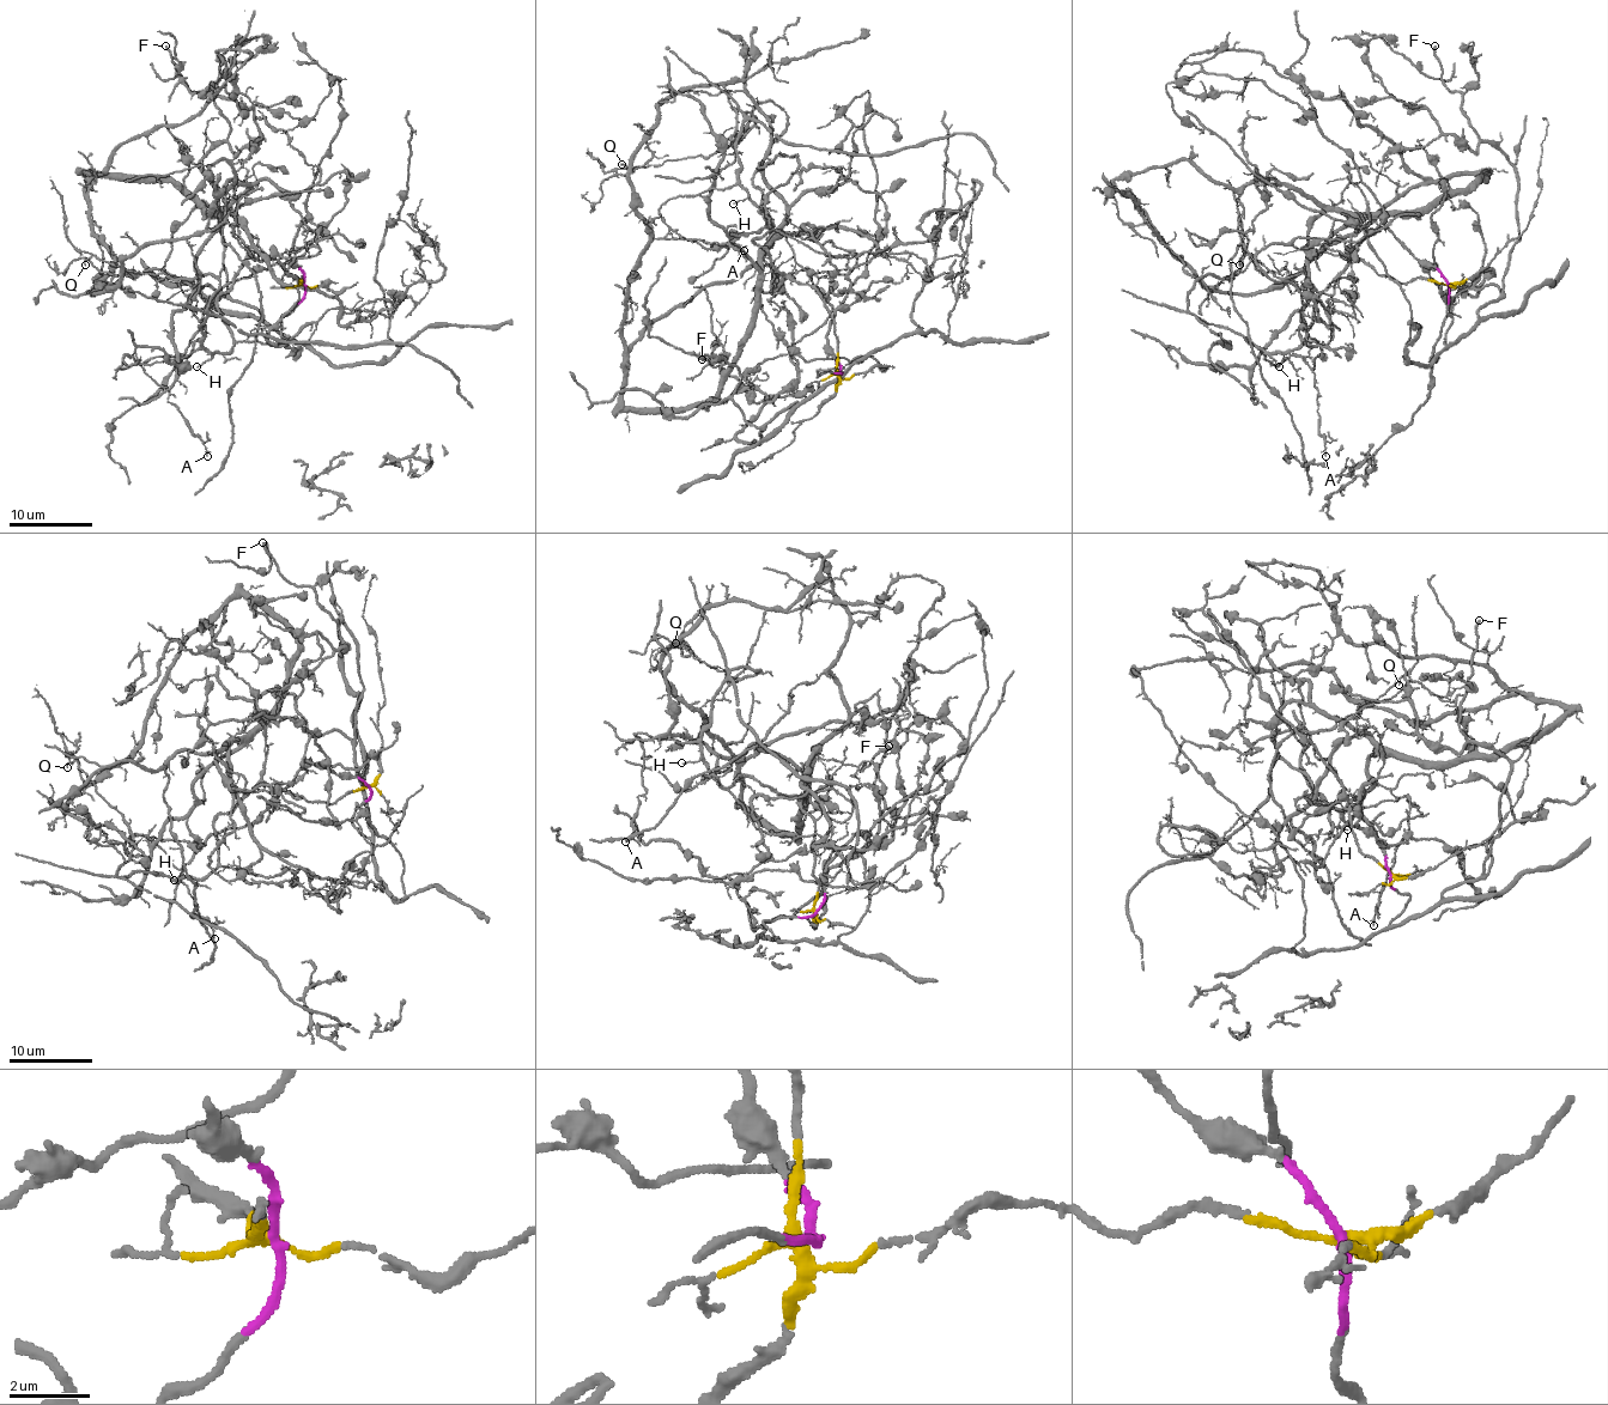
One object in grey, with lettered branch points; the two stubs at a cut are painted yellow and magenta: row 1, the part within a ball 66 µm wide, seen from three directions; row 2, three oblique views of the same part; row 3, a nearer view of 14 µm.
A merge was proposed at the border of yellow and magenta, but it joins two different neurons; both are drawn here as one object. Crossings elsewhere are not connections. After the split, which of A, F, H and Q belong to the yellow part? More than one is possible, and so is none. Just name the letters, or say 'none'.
A, H, Q

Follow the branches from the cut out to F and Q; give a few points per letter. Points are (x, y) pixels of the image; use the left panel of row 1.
F: (302, 284), (281, 336), (304, 345), (228, 292), (214, 184), (200, 164), (229, 120), (186, 85), (165, 46)
Q: (302, 284), (250, 257), (217, 303), (234, 347), (211, 353), (208, 274), (86, 266)

